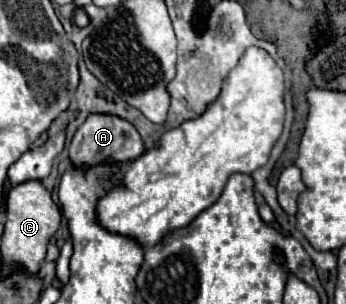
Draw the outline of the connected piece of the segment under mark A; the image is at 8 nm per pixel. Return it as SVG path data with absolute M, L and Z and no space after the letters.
M89 113L87 119L79 125L75 131L71 145L69 145L69 159L75 165L81 163L101 163L105 159L115 159L115 161L131 161L143 153L143 141L137 129L127 121L111 113Z

